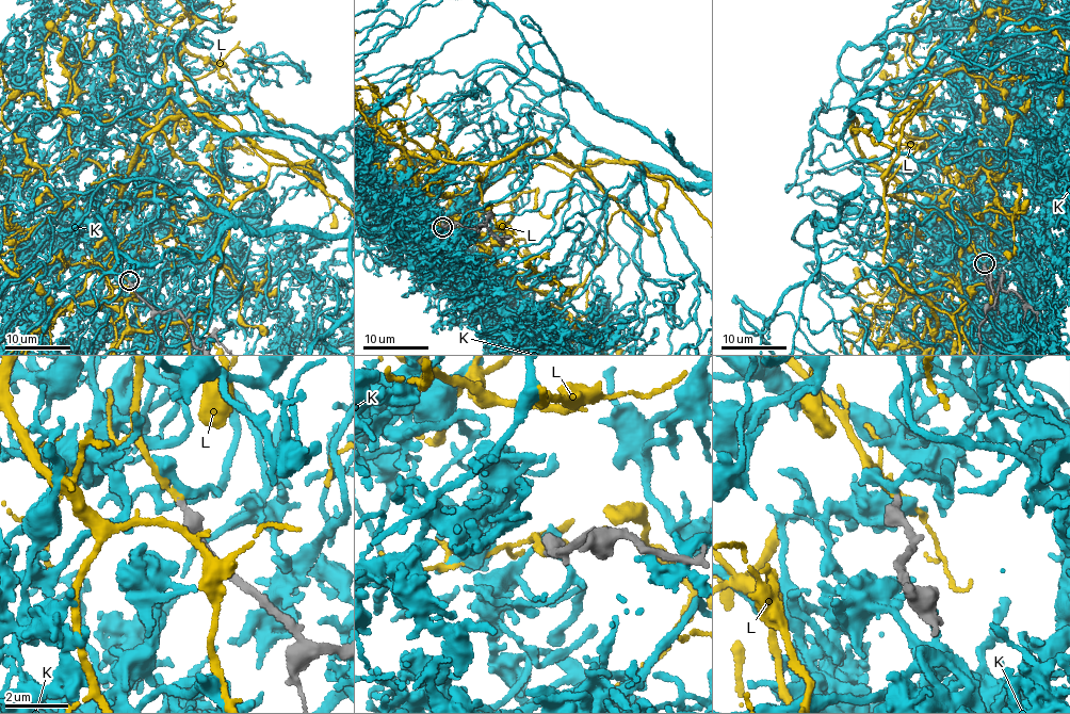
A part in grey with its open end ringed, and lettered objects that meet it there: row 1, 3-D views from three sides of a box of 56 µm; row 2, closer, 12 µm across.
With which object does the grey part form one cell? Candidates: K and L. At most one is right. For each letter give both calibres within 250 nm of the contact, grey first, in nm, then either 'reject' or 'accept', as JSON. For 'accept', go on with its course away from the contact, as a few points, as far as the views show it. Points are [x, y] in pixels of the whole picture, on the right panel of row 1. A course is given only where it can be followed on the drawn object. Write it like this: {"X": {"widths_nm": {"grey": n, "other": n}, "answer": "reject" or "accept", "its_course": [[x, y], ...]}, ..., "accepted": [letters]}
{"K": {"widths_nm": {"grey": 320, "other": 200}, "answer": "reject"}, "L": {"widths_nm": {"grey": 320, "other": 160}, "answer": "accept", "its_course": [[984, 264], [940, 201], [861, 152], [850, 116], [877, 144], [927, 141], [940, 153], [913, 242], [933, 335]]}, "accepted": ["L"]}

